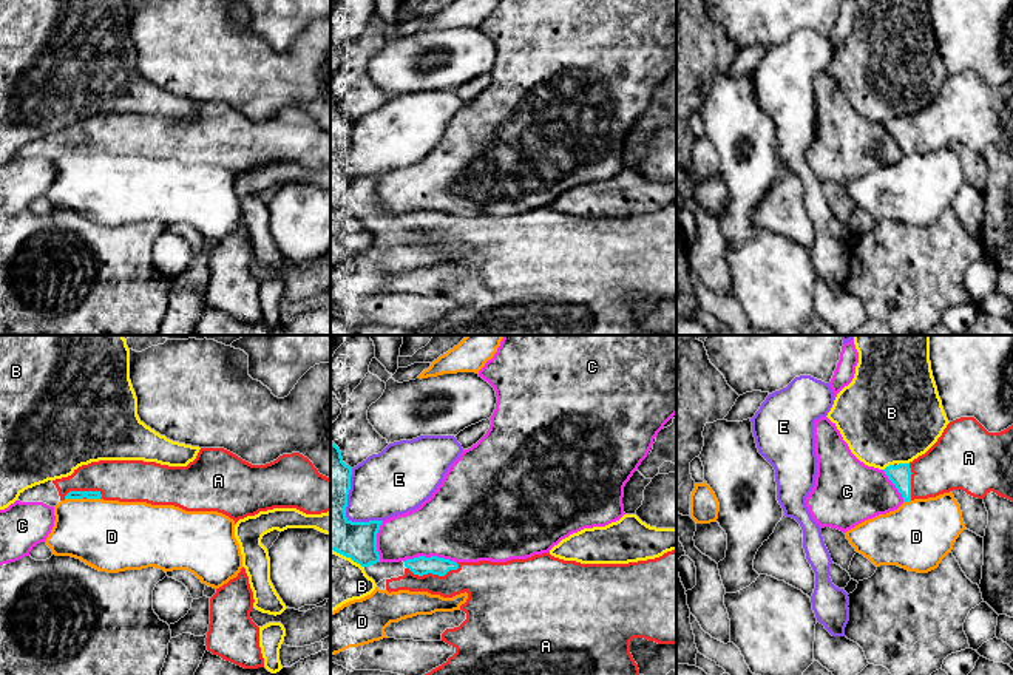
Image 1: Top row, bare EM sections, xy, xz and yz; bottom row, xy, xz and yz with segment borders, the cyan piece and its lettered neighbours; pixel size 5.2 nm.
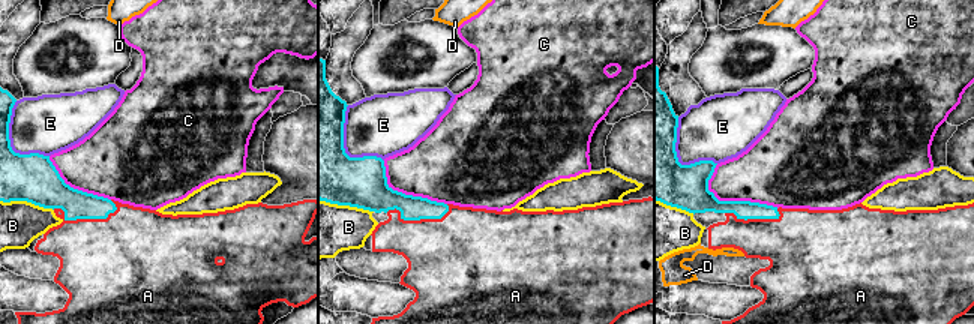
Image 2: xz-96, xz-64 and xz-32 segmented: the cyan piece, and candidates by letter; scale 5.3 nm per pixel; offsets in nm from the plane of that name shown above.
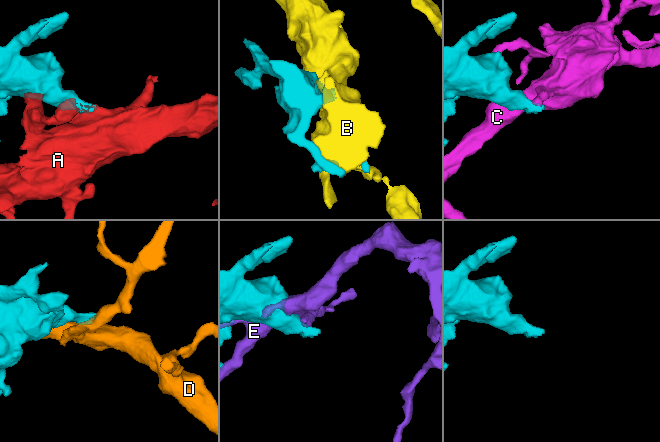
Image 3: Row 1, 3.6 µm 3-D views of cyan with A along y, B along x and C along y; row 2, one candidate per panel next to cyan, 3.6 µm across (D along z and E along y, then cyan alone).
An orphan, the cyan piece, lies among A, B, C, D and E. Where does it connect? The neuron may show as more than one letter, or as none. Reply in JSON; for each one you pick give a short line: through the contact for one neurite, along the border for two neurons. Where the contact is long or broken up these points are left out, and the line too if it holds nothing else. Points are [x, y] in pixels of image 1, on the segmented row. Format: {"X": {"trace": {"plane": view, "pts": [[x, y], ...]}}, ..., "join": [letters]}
{"join": ["A"]}

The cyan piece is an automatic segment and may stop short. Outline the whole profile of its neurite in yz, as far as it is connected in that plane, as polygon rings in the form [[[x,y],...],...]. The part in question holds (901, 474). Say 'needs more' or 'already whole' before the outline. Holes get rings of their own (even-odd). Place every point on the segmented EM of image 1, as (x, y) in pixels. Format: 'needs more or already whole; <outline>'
needs more; [[[974,417],[956,419],[925,454],[883,471],[903,502],[953,490],[977,499],[993,491],[1013,502],[1013,425],[988,432]]]

